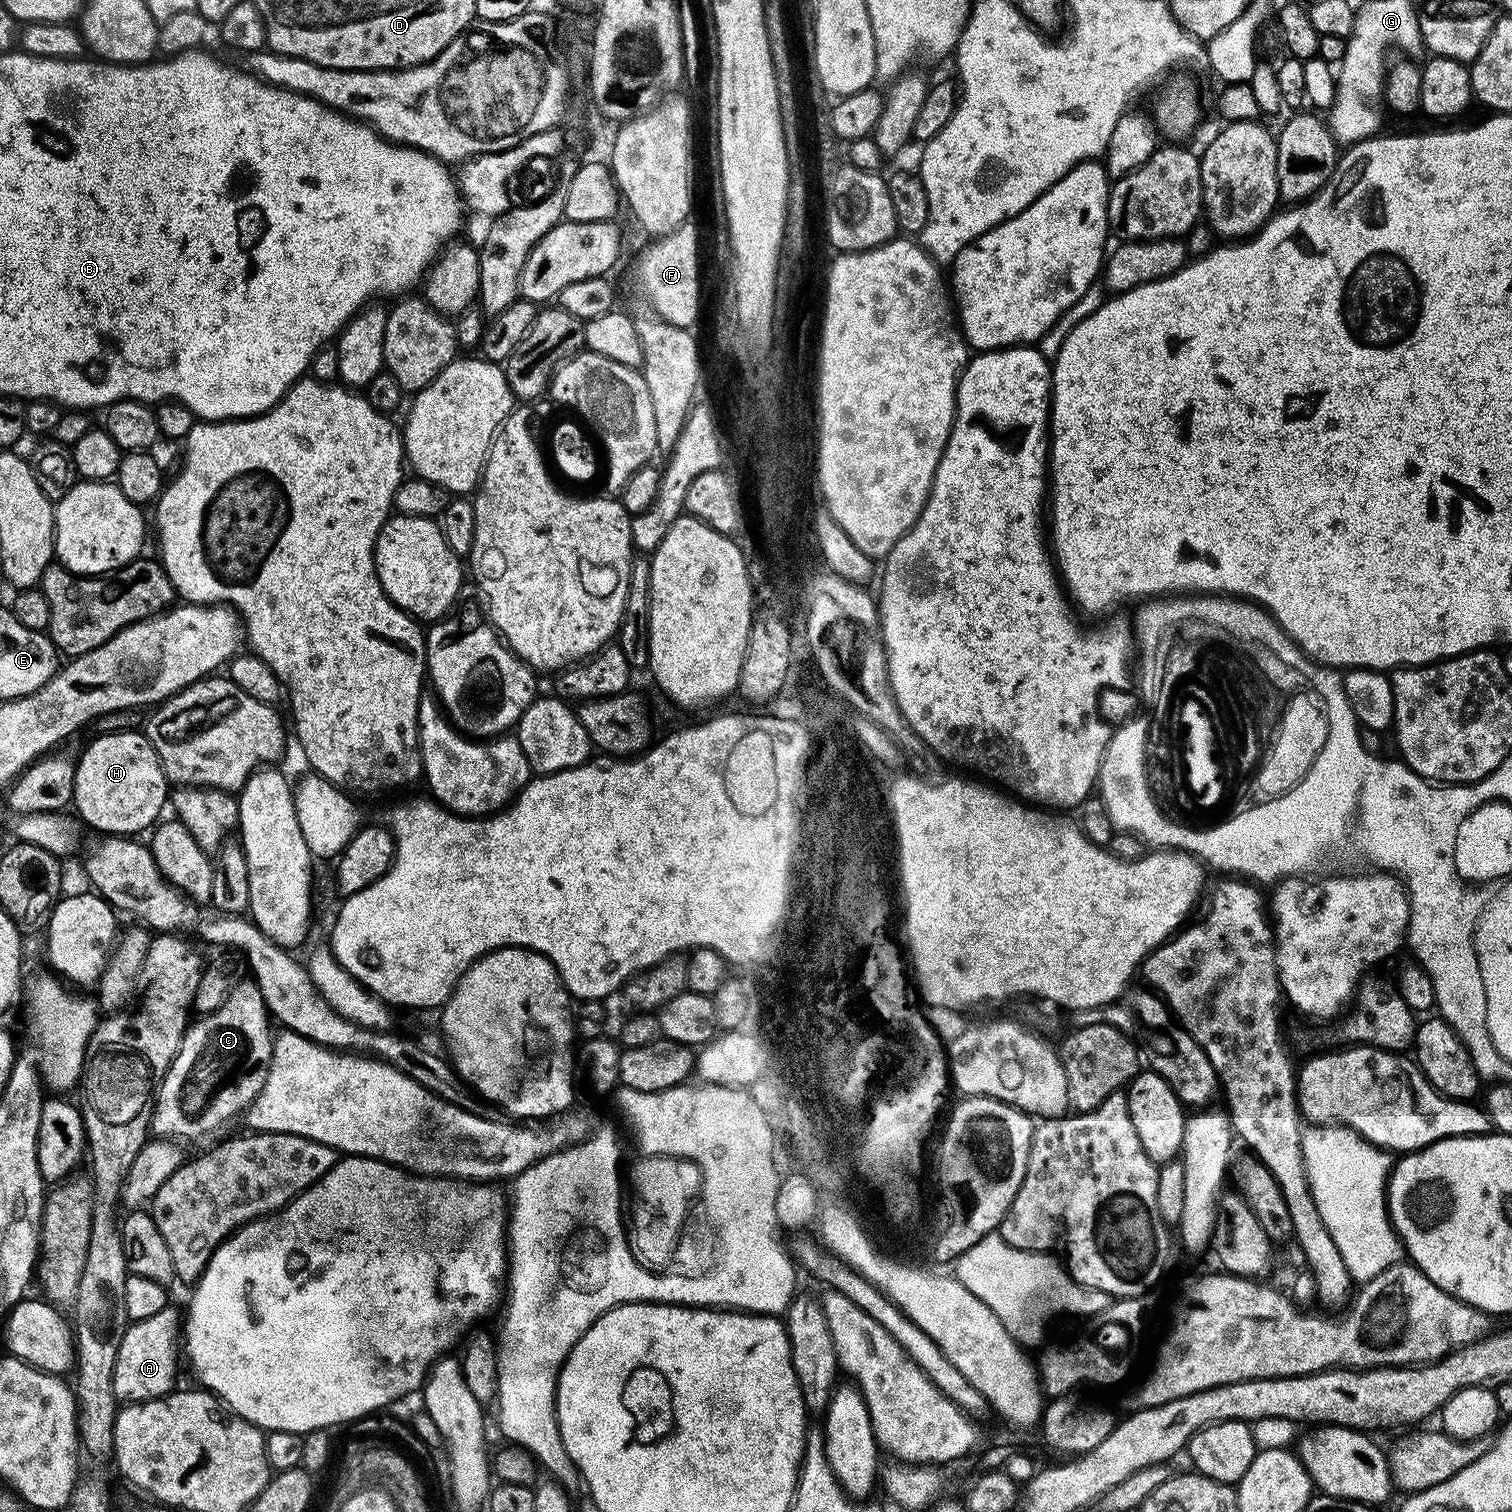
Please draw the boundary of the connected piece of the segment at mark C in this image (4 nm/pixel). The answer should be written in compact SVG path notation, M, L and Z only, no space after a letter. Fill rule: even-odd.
M252 978L241 979L230 998L213 1012L201 1015L200 1021L193 1023L184 1034L184 1041L156 1090L156 1102L152 1110L151 1135L165 1140L200 1140L211 1134L215 1128L228 1124L236 1115L247 1113L248 1108L258 1098L268 1073L268 1063L272 1060L274 1043L273 1021L262 990Z

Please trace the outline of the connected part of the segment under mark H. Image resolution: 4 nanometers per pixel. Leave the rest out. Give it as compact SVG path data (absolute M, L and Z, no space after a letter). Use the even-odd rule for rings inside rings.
M121 730L119 732L106 732L97 735L97 740L85 750L81 756L78 756L76 760L76 785L74 786L74 794L72 799L74 801L74 809L76 808L75 815L81 820L84 819L86 823L92 828L97 828L98 831L102 832L100 834L111 834L113 837L131 837L132 832L140 832L143 828L151 829L153 825L161 819L160 811L166 808L166 805L170 800L170 783L164 776L163 767L160 764L159 755L155 752L154 746L147 740L143 731L136 730Z

